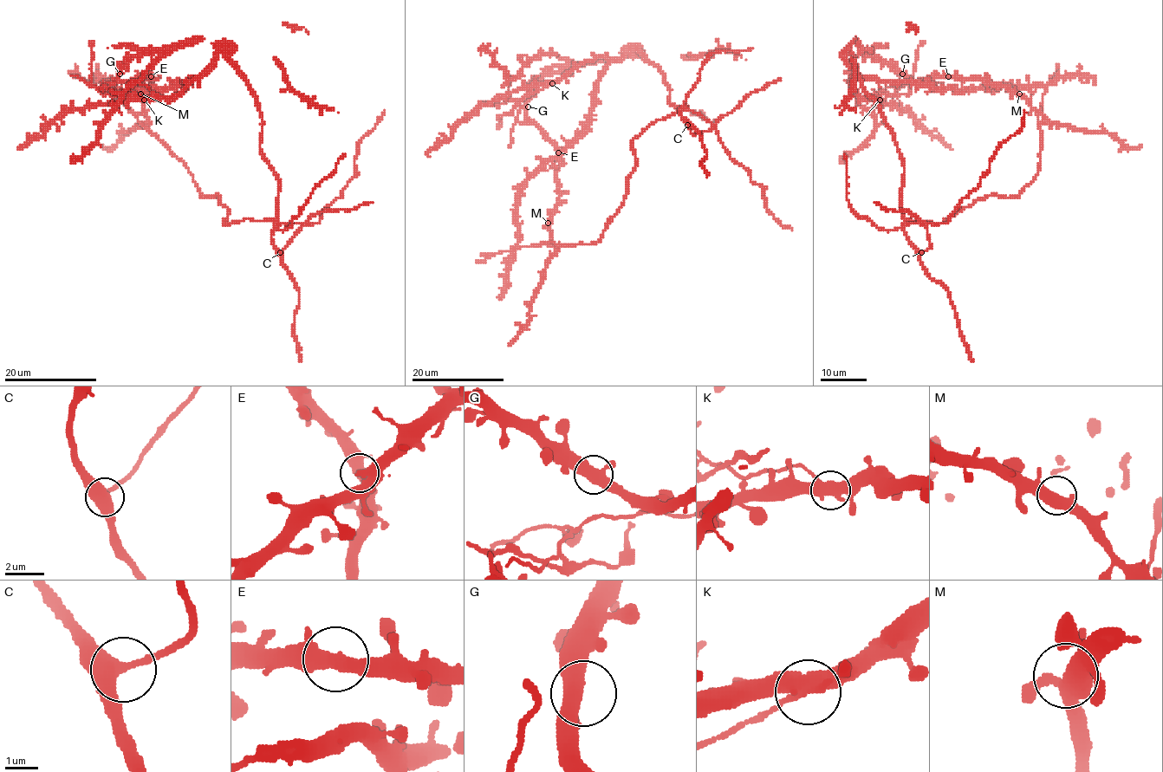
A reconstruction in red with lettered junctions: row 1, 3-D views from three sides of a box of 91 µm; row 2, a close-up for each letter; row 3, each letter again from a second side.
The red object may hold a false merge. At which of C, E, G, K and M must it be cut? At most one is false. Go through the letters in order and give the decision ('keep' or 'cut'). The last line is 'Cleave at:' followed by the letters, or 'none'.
C: keep
E: keep
G: keep
K: cut
M: keep
Cleave at: K

